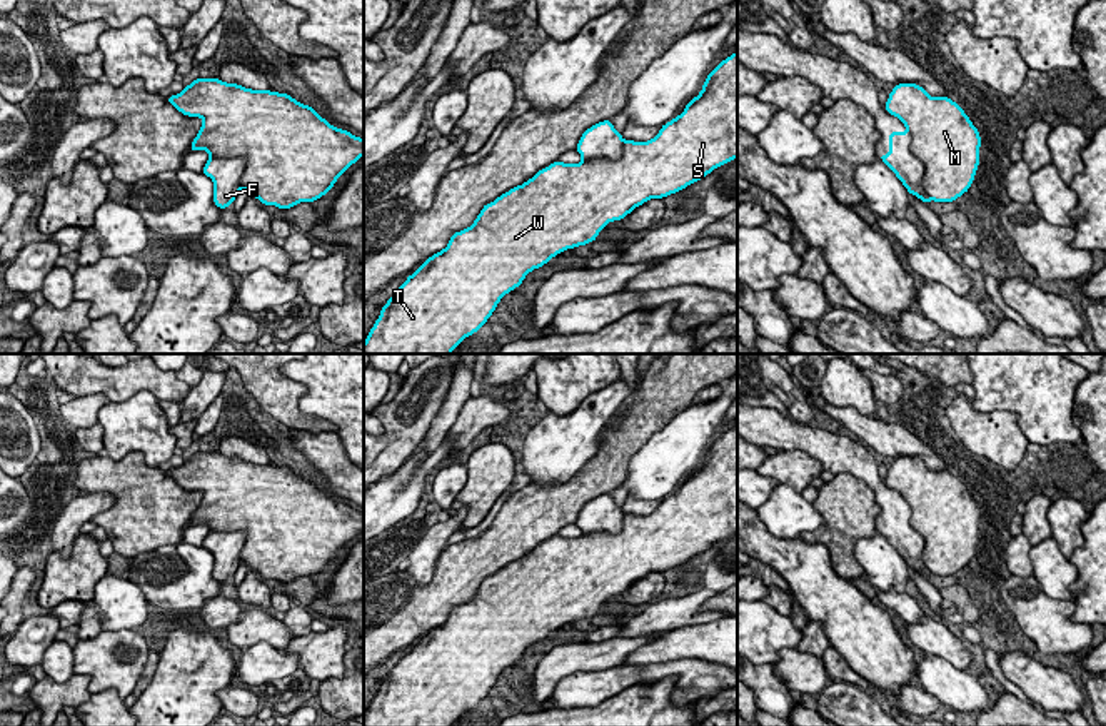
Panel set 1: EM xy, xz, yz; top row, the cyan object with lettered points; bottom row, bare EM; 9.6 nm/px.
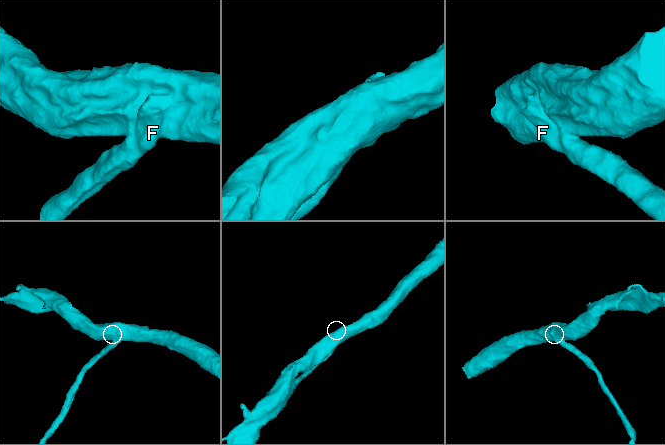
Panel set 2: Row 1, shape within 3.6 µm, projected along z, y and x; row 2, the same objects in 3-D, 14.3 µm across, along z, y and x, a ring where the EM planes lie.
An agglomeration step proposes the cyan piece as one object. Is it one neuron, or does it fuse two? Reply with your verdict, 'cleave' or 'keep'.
cleave

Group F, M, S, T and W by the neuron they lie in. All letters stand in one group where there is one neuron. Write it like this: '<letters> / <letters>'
F / M S T W

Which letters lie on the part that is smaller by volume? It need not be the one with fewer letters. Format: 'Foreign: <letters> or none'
Foreign: F

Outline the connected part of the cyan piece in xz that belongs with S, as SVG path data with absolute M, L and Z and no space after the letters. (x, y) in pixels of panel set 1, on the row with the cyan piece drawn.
M737 52L706 77L699 95L649 142L626 140L622 157L617 160L594 159L581 164L556 160L522 185L485 204L470 227L452 234L447 247L430 255L392 294L364 342L364 354L450 354L489 320L500 299L517 289L529 272L567 249L594 242L609 222L622 220L649 199L664 199L684 190L734 159L737 159Z

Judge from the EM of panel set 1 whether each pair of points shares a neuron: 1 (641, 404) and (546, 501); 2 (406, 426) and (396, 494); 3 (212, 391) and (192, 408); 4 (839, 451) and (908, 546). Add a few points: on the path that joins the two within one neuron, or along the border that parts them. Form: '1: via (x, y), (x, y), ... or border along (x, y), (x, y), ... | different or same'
1: via (634, 433), (574, 493) | same
2: border along (414, 451), (394, 471), (381, 478) | different
3: via (207, 393), (197, 403) | same
4: via (864, 473), (893, 504), (894, 521) | same

